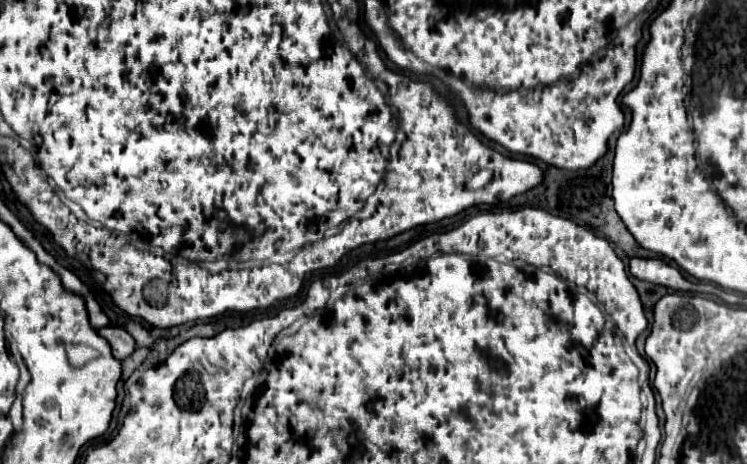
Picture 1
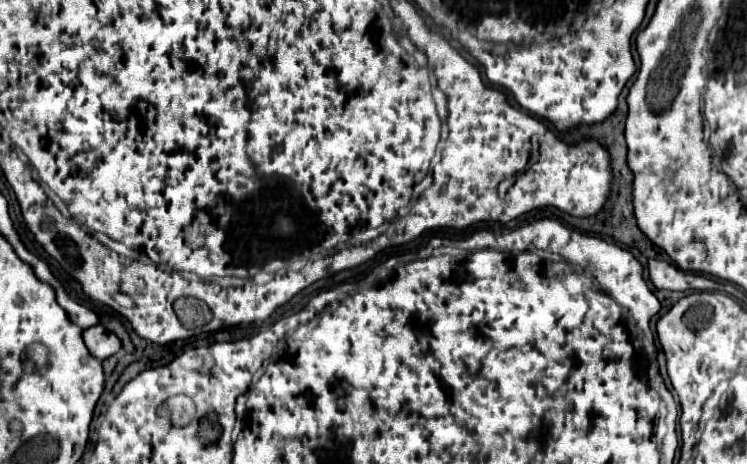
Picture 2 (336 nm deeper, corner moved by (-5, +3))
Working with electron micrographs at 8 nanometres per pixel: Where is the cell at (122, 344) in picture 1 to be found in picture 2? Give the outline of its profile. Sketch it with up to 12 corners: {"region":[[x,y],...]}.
{"region":[[102,325],[84,329],[82,339],[98,361],[122,347]]}

